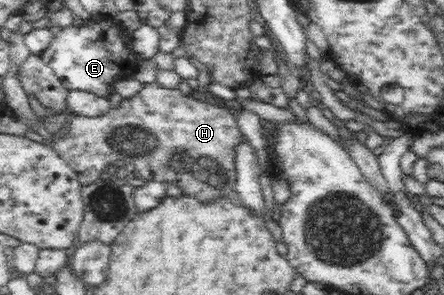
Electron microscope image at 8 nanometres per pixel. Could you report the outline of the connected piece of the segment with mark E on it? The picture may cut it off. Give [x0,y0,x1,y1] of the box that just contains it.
[39,16,138,97]

